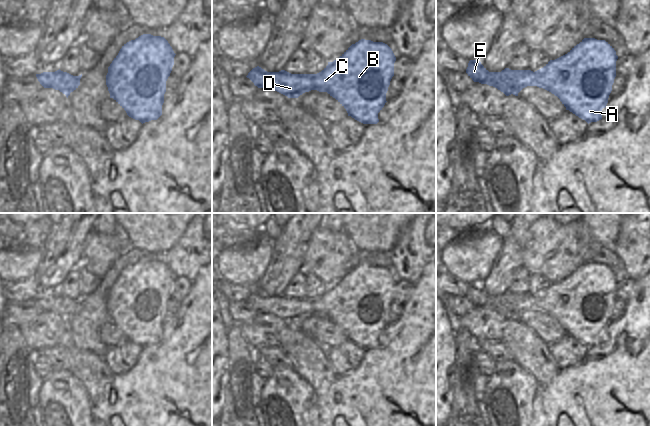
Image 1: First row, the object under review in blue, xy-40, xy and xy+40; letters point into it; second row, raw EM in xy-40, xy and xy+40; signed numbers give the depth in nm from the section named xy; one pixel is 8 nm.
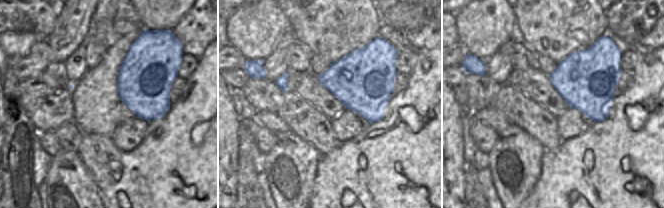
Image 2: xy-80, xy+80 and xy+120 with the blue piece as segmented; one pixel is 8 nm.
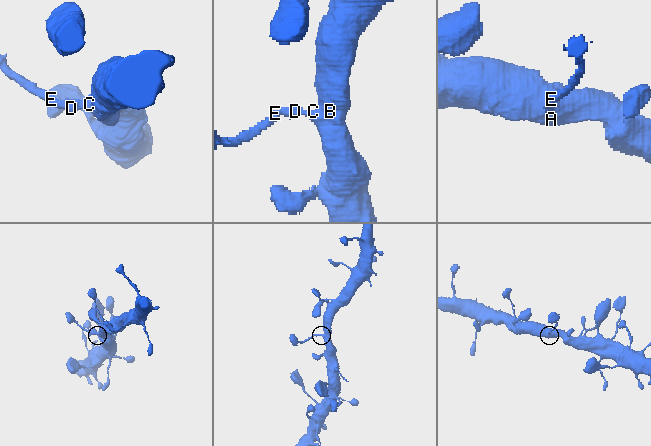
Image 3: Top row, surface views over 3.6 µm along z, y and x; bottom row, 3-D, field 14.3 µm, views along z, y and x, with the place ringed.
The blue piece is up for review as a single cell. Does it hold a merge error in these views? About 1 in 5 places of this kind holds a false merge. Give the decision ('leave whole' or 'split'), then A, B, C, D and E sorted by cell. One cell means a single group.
leave whole; A B C D E

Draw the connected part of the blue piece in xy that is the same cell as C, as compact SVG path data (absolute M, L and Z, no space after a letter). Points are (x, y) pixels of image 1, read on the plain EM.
M361 263L352 268L339 282L328 286L317 298L291 298L285 294L267 296L257 290L246 301L258 312L275 314L288 322L298 322L311 314L327 316L346 333L348 340L363 348L377 348L378 337L387 326L386 317L394 300L395 285L396 281L387 268Z

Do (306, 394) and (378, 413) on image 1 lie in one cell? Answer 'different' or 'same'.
different

